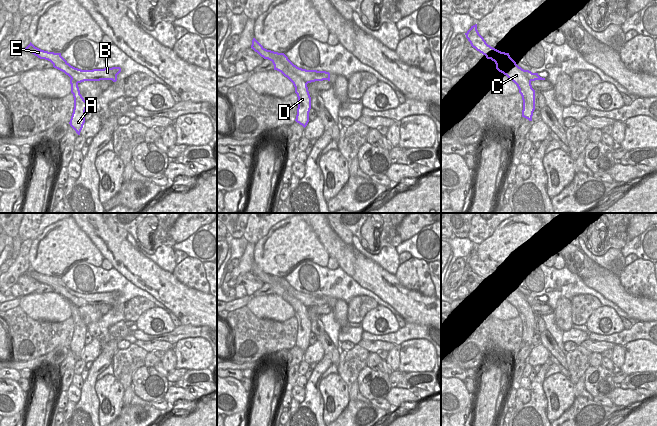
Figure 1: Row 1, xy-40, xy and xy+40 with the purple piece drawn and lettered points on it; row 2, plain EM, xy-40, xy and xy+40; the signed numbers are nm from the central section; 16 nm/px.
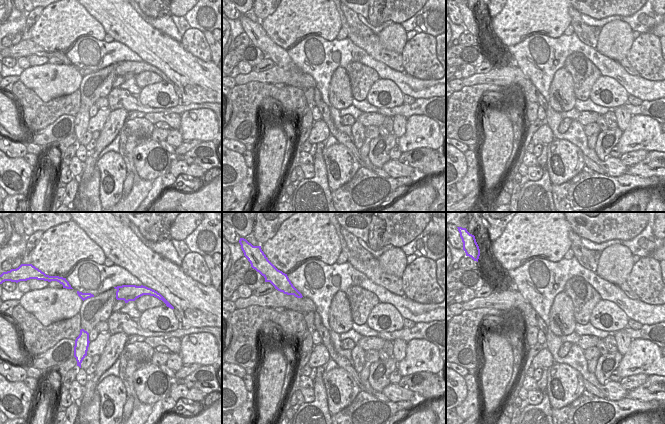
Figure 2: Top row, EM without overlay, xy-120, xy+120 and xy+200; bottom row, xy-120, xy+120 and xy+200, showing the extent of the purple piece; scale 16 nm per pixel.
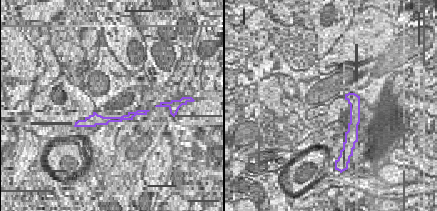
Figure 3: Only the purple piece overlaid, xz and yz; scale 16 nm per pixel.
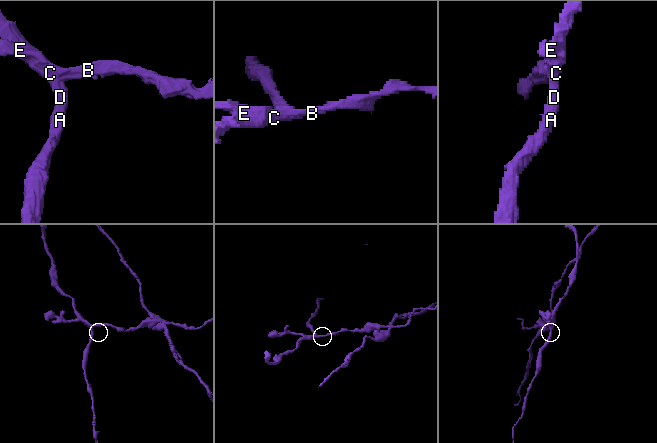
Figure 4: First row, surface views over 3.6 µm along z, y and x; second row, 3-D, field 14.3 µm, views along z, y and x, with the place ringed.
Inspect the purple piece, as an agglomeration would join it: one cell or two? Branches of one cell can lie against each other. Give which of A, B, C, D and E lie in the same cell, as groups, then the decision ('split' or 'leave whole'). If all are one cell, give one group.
groups A C D / B E; split

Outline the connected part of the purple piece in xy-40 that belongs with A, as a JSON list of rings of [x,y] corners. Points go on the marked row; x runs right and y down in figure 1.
[[[70,79],[70,84],[71,93],[74,97],[74,109],[69,124],[76,131],[76,133],[80,135],[80,132],[85,123],[85,111],[87,108],[87,102],[80,94],[78,83],[75,80]]]

